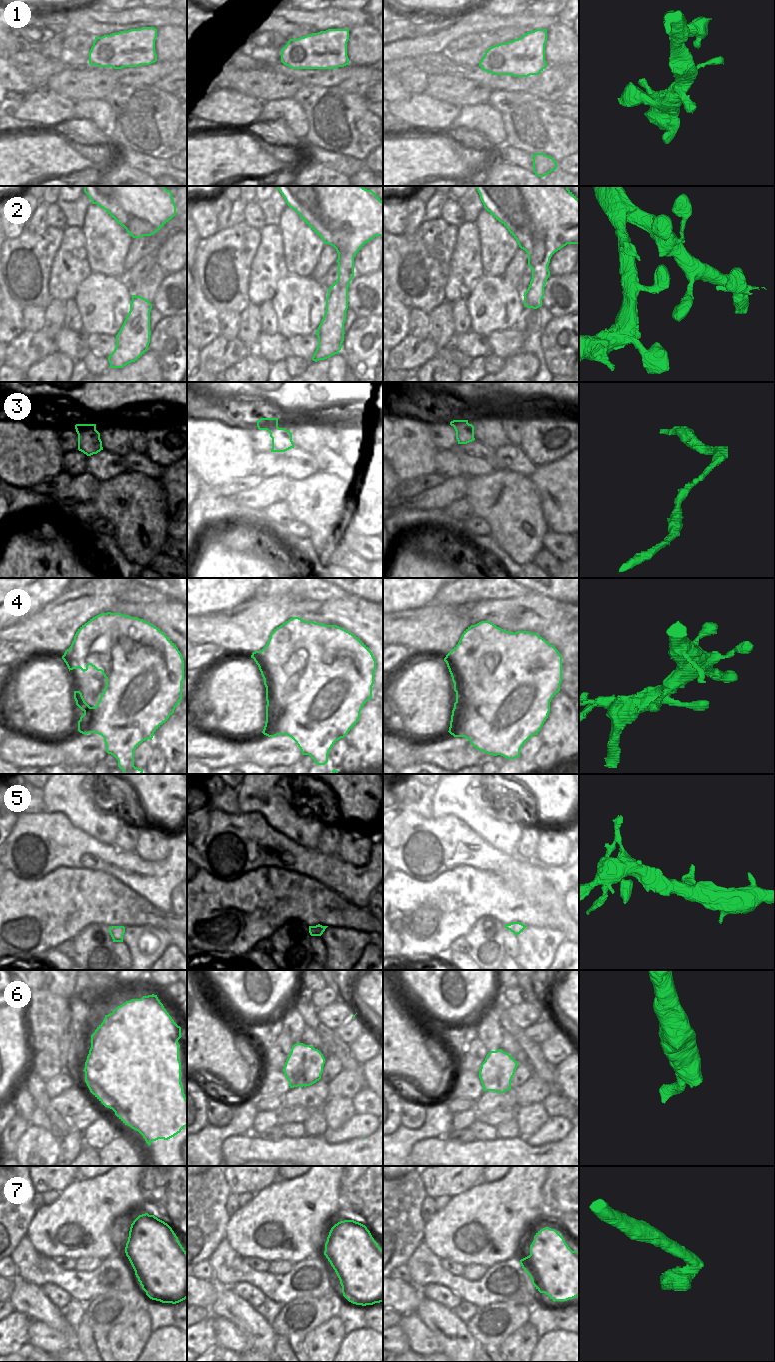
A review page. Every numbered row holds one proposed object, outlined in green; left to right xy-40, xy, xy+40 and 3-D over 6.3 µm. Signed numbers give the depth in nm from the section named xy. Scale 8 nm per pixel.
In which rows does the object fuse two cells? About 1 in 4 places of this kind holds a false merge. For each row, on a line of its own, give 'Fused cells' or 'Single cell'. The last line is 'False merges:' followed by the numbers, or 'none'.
1: Single cell
2: Single cell
3: Single cell
4: Single cell
5: Single cell
6: Fused cells
7: Fused cells
False merges: 6, 7.

